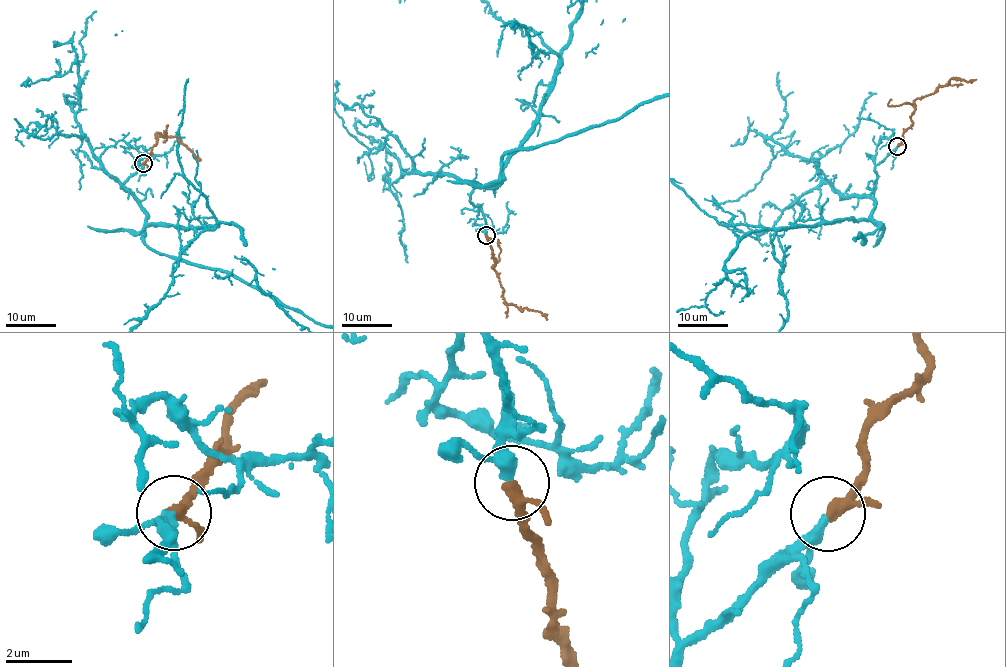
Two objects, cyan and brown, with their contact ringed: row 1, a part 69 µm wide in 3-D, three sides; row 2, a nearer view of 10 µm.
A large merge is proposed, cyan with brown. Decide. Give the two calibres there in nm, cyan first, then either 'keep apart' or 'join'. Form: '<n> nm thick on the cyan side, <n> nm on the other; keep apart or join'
240 nm thick on the cyan side, 280 nm on the other; join

